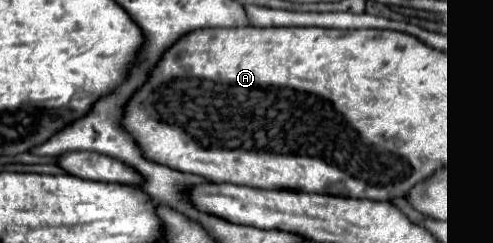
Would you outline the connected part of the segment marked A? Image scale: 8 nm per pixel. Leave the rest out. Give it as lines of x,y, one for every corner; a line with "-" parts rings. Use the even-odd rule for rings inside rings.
217,28
217,30
195,30
187,34
187,38
181,44
175,44
173,50
167,50
163,56
163,62
153,70
149,82
129,100
127,112
123,126
135,136
139,146
143,148
145,158
155,160
159,164
165,164
169,168
181,170
181,172
191,172
207,178
209,182
231,182
231,184
241,184
241,186
251,186
251,188
283,188
283,190
299,190
299,192
315,192
315,194
331,194
331,196
345,196
345,198
367,198
367,200
393,200
407,196
409,190
435,172
439,172
445,166
443,154
447,152
447,58
443,50
431,48
423,44
421,40
413,38
411,34
405,32
393,32
393,30
331,30
331,28

